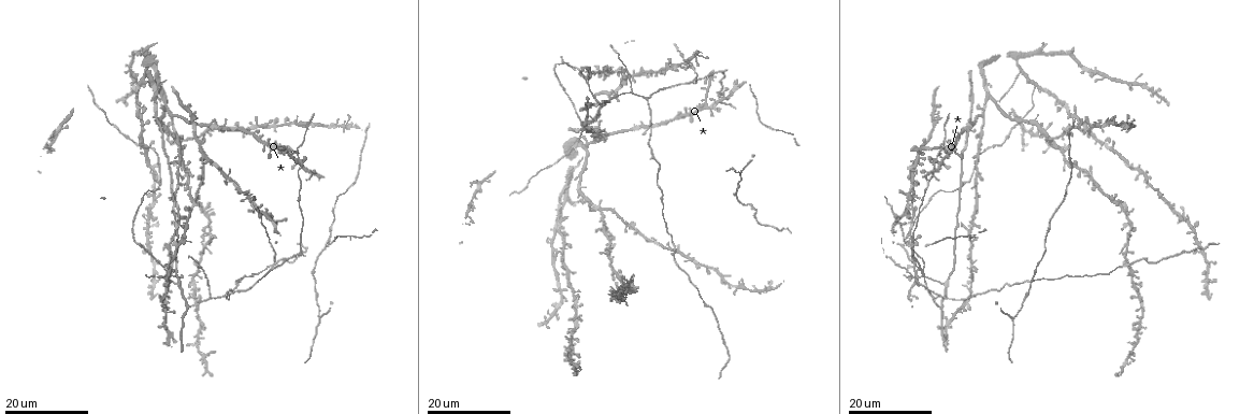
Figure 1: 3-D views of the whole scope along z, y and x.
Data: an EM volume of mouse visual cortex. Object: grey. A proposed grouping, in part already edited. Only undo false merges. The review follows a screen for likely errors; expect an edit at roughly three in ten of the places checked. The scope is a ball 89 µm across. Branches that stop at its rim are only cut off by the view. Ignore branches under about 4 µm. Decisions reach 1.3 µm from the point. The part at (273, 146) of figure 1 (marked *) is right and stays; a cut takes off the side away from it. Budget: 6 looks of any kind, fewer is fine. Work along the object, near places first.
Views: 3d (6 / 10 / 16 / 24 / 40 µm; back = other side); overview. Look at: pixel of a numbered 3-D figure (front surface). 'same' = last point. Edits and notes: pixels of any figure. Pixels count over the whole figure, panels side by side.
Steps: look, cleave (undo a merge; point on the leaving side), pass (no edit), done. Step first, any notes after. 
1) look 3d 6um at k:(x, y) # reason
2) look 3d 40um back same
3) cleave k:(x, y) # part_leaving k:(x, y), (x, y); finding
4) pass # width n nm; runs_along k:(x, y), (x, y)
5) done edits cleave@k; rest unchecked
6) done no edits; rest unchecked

look 3d 24um at 1:(588, 83) # a fork

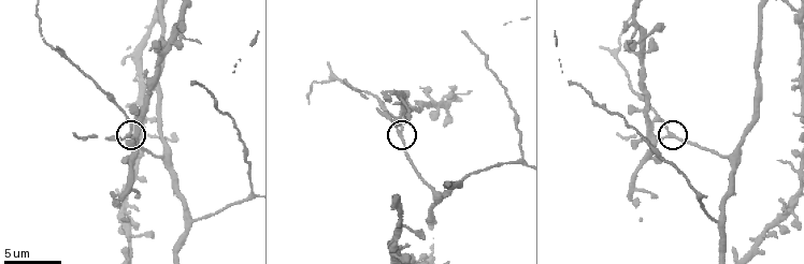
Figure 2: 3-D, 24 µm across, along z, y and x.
look 3d 10um at 2:(400, 131)

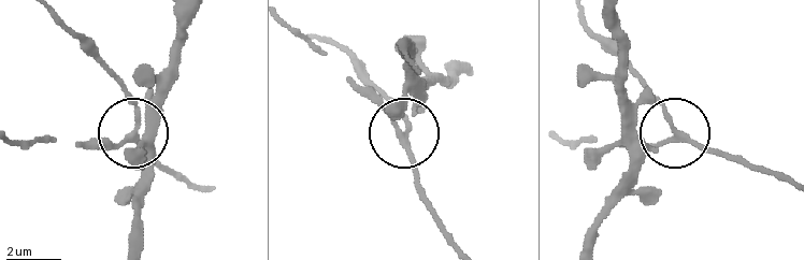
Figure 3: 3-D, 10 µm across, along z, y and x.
pass # width 180 nm; runs_along 3:(200, 187), (162, 169), (130, 134), (84, 143); one cell here

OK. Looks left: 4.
look 3d 24um at 1:(693, 82) # small branch off a trunk

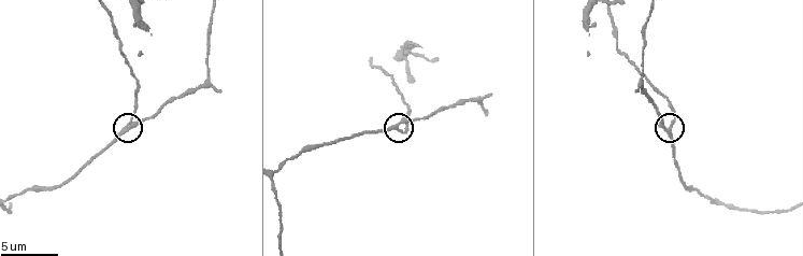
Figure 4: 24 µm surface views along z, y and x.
look 3d 10um at 4:(124, 132)

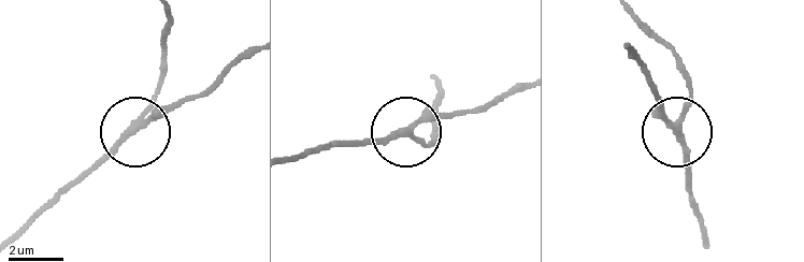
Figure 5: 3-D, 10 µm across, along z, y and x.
pass # side_arm 24 um; runs_along 5:(250, 47), (202, 91), (135, 124), (160, 75); continuous, no second cell

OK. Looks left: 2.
look 3d 16um at 2:(164, 157) # three arms meet

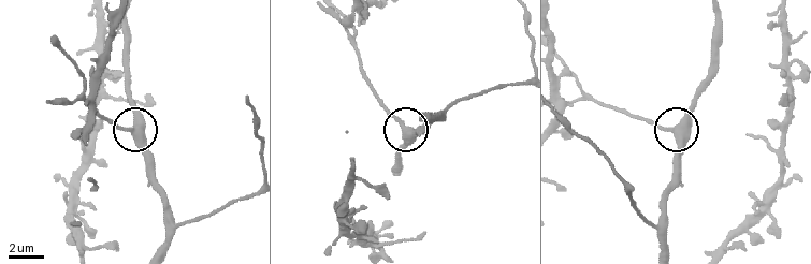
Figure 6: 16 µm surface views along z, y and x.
pass # width 420 nm; runs_along 6:(632, 190), (645, 219), (660, 222), (678, 131), (697, 98); all the same cell

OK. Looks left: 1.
done no edits; rest unchecked

